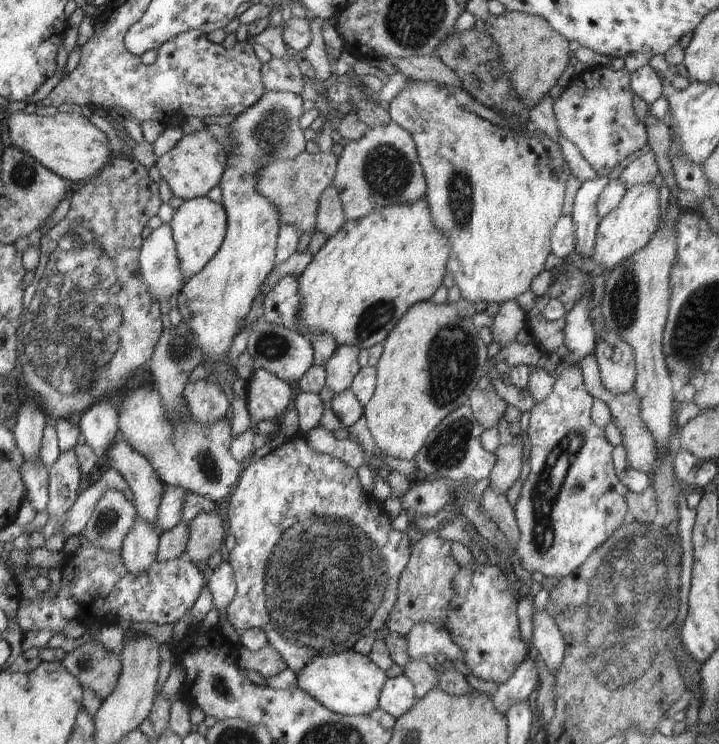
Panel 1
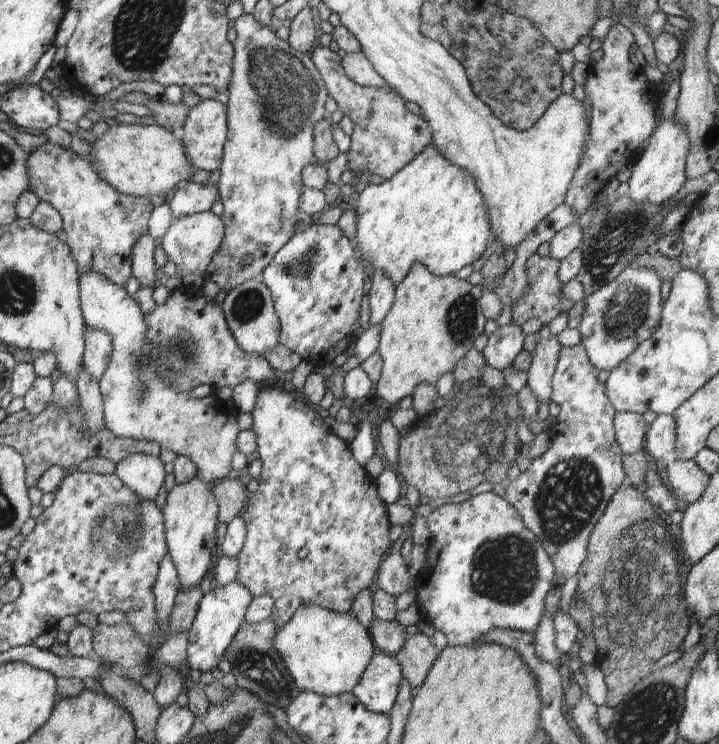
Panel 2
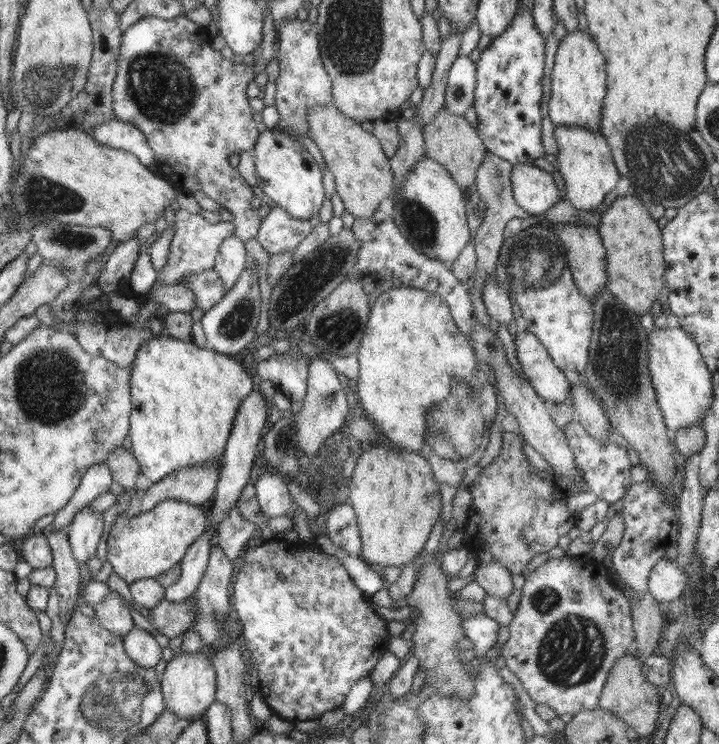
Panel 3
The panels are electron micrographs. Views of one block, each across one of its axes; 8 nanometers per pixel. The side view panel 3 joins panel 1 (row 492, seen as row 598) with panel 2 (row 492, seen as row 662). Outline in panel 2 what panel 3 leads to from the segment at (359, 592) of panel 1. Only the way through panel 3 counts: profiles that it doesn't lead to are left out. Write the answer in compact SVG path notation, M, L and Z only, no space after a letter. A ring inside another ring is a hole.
M275 383L268 387L263 387L262 390L259 389L258 398L256 398L256 404L252 408L251 416L252 420L254 420L252 430L256 438L258 459L261 461L262 467L261 474L257 479L259 484L258 490L248 495L247 506L239 516L242 522L244 522L247 534L242 552L240 552L237 558L238 574L236 580L250 592L253 598L270 596L274 600L275 608L273 609L272 620L276 630L284 628L293 619L296 610L300 606L304 606L304 604L319 606L320 608L332 610L332 612L340 614L348 614L351 612L356 594L360 590L370 590L374 576L378 576L382 560L386 558L386 555L393 546L389 538L391 525L388 521L388 508L380 500L380 496L378 496L376 480L370 477L365 468L354 460L349 444L336 436L317 412L304 404L300 398L295 398L290 392L277 388Z

